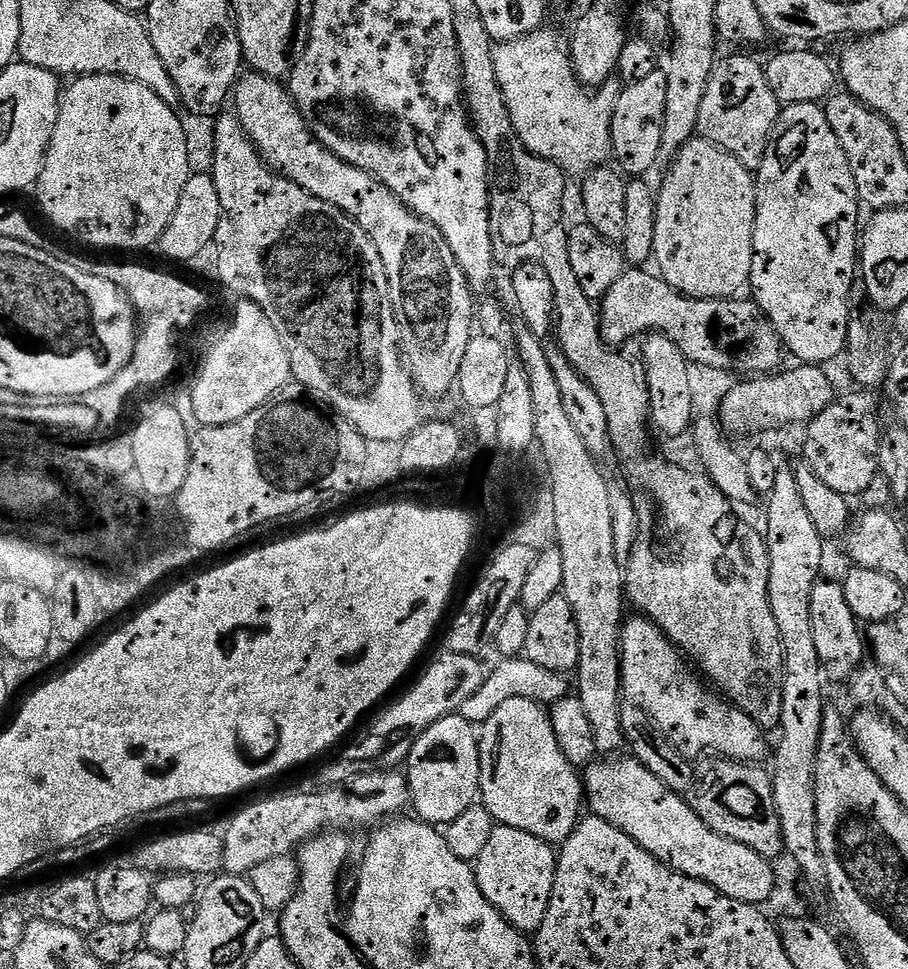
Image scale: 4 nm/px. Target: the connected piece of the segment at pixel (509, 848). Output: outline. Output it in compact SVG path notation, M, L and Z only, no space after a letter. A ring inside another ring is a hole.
M502 824L493 827L486 850L482 850L480 857L474 861L476 881L482 894L486 894L486 898L507 918L508 923L512 924L519 932L535 934L539 932L548 913L556 881L557 859L558 852L553 845L534 834L526 834L526 830L514 830L510 826Z

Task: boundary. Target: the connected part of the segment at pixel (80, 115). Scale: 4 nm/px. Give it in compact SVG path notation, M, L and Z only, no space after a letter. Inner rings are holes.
M81 76L73 79L72 84L63 89L58 110L58 122L54 126L54 134L48 143L48 153L44 155L44 168L40 179L34 185L34 193L40 199L40 208L44 216L56 228L61 228L68 236L89 244L92 248L148 248L159 241L166 230L170 218L174 218L174 210L178 206L178 198L182 198L182 190L188 177L193 175L194 168L188 161L188 136L184 133L184 124L179 120L177 109L171 108L150 86L142 86L142 82L127 80L121 76Z

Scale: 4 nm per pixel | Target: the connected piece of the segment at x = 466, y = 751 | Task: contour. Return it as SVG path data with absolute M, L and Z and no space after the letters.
M453 714L442 718L415 737L414 743L411 745L410 751L406 756L406 765L408 764L408 772L406 771L406 779L408 781L408 791L410 793L410 804L414 809L415 815L419 817L425 824L433 826L447 826L455 822L458 818L462 818L462 814L466 814L468 810L474 807L480 795L480 736L478 735L477 725L471 724L465 716Z

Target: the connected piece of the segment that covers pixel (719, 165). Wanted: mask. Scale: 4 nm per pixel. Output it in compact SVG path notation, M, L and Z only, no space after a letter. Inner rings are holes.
M693 138L684 145L675 155L672 169L664 180L664 185L658 188L656 197L656 229L654 230L654 264L657 264L659 275L674 290L678 290L683 296L689 296L691 300L730 300L741 295L740 292L749 287L752 279L752 235L756 229L756 182L753 173L738 158L734 158L729 152L724 152L717 144L712 144L703 138Z

